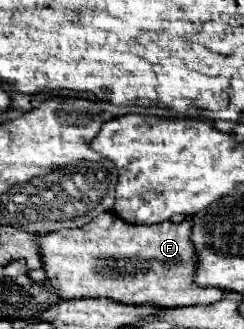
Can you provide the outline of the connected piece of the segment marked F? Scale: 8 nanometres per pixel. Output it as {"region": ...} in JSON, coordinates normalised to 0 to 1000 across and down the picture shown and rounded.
{"region":[[[443,641],[426,653],[402,653],[377,678],[311,696],[262,696],[230,708],[189,708],[164,726],[164,757],[180,775],[180,818],[189,818],[189,866],[213,872],[254,897],[254,909],[459,909],[492,921],[533,927],[590,927],[623,921],[648,933],[762,933],[762,927],[861,927],[885,915],[910,915],[926,884],[893,872],[820,872],[795,854],[803,818],[811,818],[811,775],[803,751],[779,726],[787,684],[770,672],[746,672],[730,684],[713,678],[648,678],[639,690],[590,690],[590,684],[533,684],[508,678],[475,647]]]}

